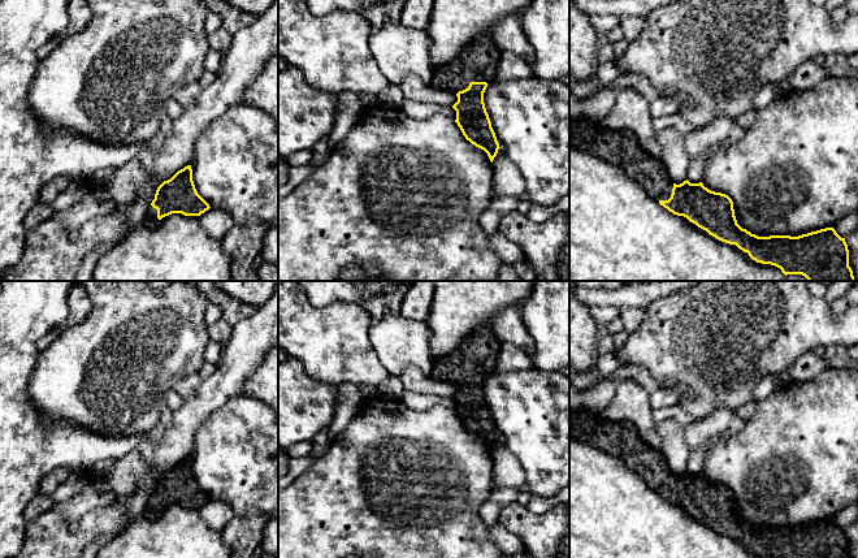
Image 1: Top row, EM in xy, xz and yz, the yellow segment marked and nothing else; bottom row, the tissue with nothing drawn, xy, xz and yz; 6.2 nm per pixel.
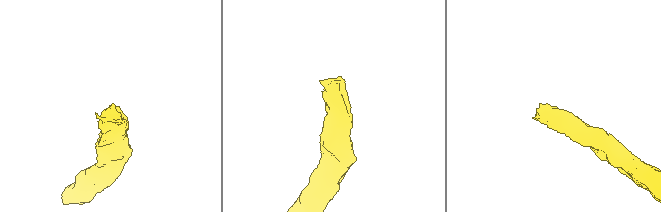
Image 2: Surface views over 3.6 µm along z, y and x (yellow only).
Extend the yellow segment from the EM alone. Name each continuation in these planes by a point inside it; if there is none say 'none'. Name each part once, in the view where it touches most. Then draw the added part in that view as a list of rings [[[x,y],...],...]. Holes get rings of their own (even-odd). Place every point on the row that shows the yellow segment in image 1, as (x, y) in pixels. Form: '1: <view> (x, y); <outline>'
1: yz (618, 230); [[[569,118],[569,281],[785,281],[780,268],[757,263],[736,245],[716,239],[686,217],[673,215],[660,206],[660,200],[671,198],[672,189],[673,182],[663,159],[647,153],[633,133],[607,129],[588,118]]]

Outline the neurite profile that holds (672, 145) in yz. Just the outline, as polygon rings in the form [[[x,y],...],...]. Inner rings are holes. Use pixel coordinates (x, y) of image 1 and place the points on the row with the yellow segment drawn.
[[[666,127],[656,133],[656,140],[672,182],[680,185],[686,181],[692,159],[688,153],[684,134],[676,127]]]

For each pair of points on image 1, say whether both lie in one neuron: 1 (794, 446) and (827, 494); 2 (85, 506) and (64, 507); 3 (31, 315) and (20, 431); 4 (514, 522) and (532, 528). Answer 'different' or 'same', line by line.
1: same
2: same
3: same
4: same

